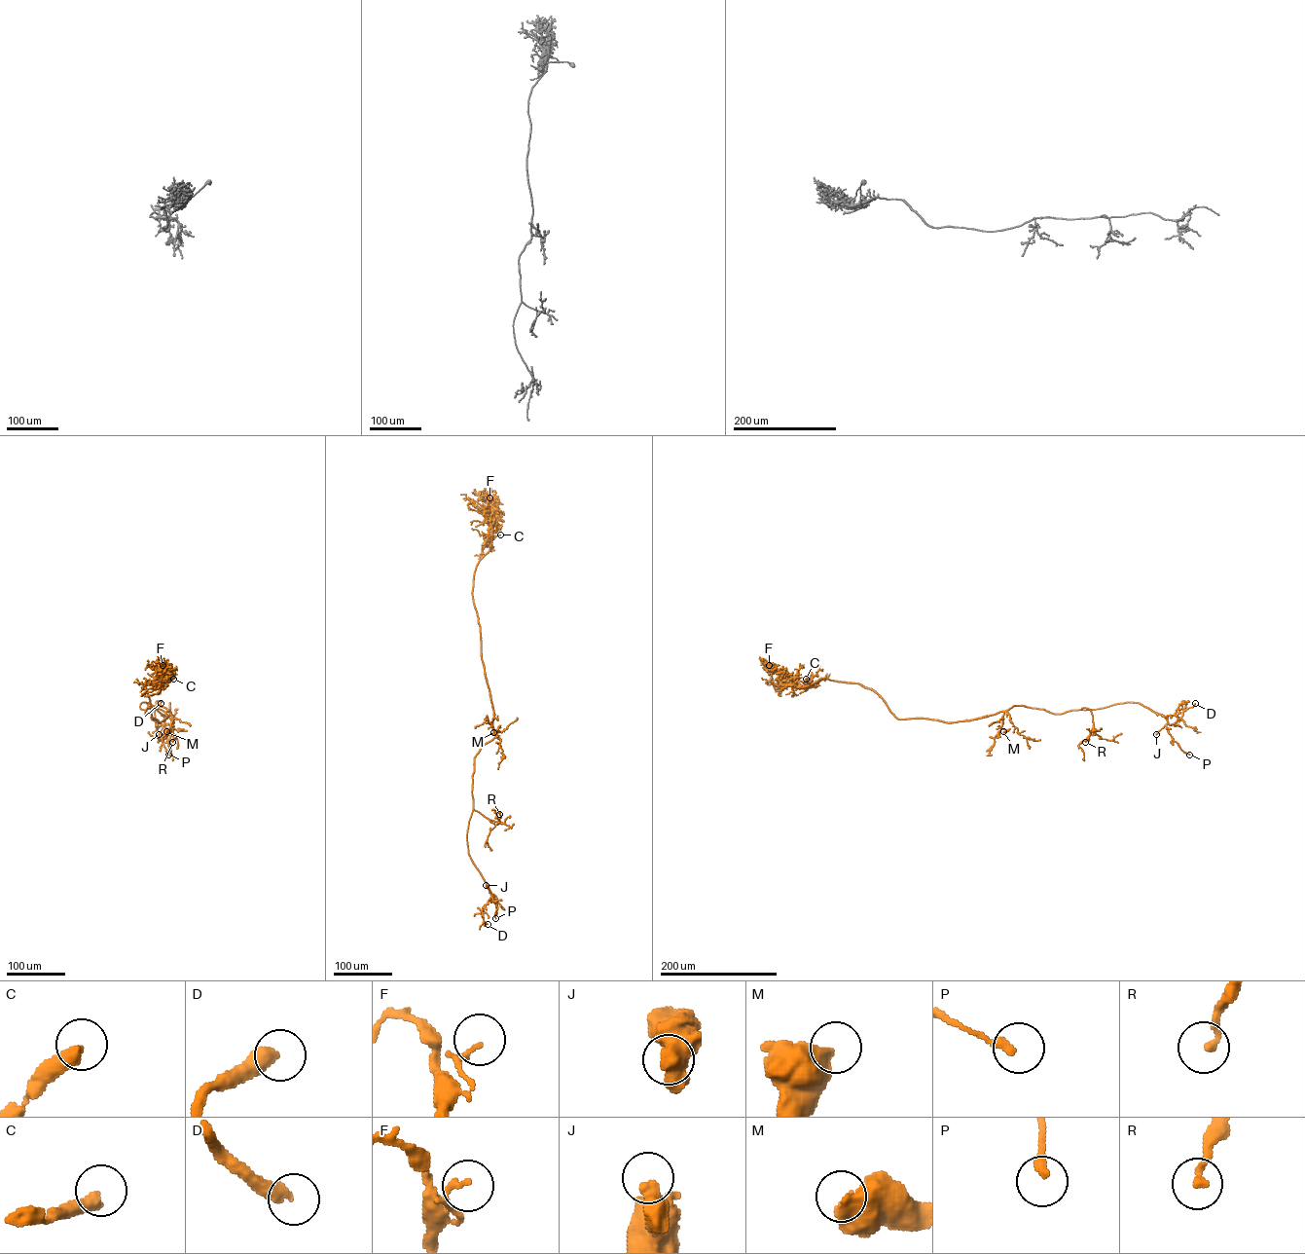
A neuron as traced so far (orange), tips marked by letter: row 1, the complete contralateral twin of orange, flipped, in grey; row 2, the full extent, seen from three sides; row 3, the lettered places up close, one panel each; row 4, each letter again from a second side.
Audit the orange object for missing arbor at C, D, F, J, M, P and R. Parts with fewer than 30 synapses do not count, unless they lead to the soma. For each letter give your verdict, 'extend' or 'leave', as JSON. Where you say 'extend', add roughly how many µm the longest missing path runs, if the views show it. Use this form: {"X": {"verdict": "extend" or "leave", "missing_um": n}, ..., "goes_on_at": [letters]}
{"C": {"verdict": "extend", "missing_um": 50}, "D": {"verdict": "leave"}, "F": {"verdict": "leave"}, "J": {"verdict": "leave"}, "M": {"verdict": "leave"}, "P": {"verdict": "leave"}, "R": {"verdict": "leave"}, "goes_on_at": ["C"]}

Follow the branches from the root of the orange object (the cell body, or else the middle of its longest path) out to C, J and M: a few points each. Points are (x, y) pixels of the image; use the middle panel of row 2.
C: (492, 708), (482, 657), (480, 627), (472, 590), (477, 564), (489, 551), (492, 537), (500, 534)
J: (492, 708), (495, 736), (482, 747), (474, 758), (473, 810), (467, 834), (469, 855), (486, 885)
M: (492, 708), (493, 729), (498, 731), (496, 734), (493, 732)

